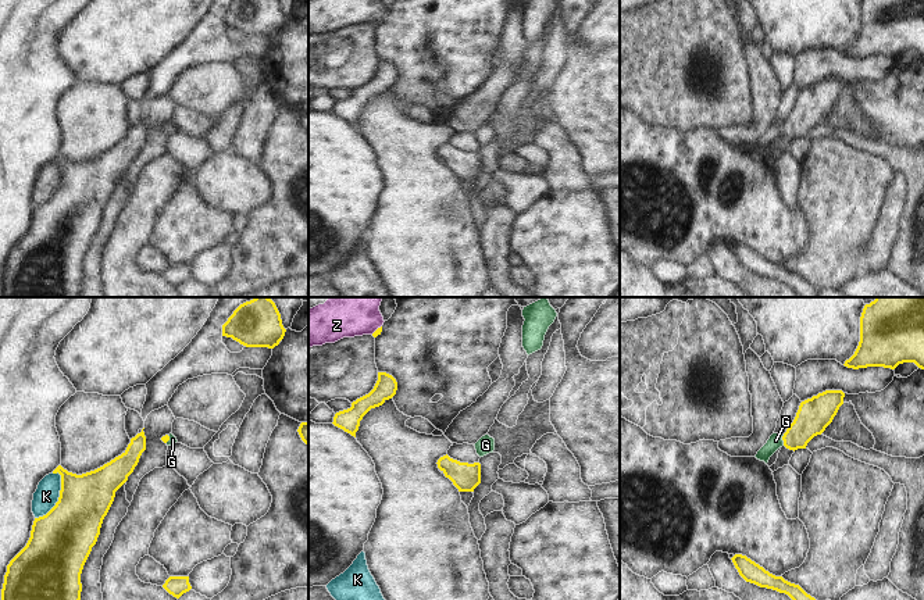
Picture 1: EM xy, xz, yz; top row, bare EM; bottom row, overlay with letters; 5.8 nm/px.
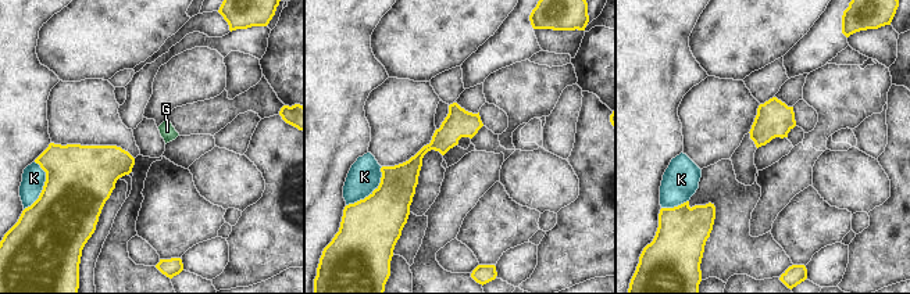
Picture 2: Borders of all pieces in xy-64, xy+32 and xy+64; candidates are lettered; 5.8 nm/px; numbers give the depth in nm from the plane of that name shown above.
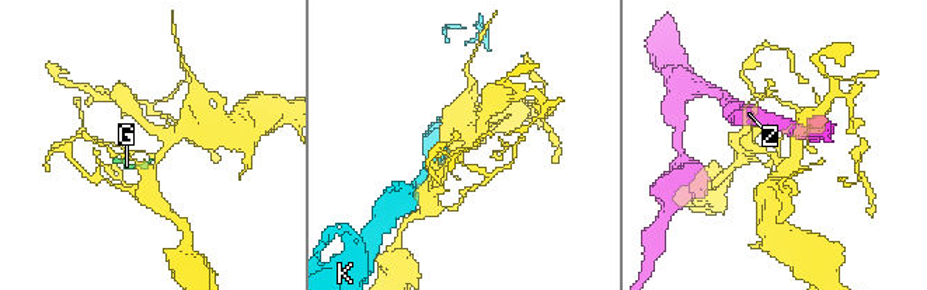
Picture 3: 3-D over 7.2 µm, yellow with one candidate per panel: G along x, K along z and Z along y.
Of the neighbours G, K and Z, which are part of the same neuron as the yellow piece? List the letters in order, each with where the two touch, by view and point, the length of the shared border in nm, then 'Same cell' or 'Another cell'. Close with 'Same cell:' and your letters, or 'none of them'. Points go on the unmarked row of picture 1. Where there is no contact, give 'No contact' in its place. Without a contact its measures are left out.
G: Touches yellow at yz (782, 128). Shared border 60 nm. Same cell
K: Touches yellow at xy (59, 186). Shared border 300 nm. Another cell
Z: Touches yellow at xz (377, 18). Shared border 80 nm. Another cell
Same cell: G.

